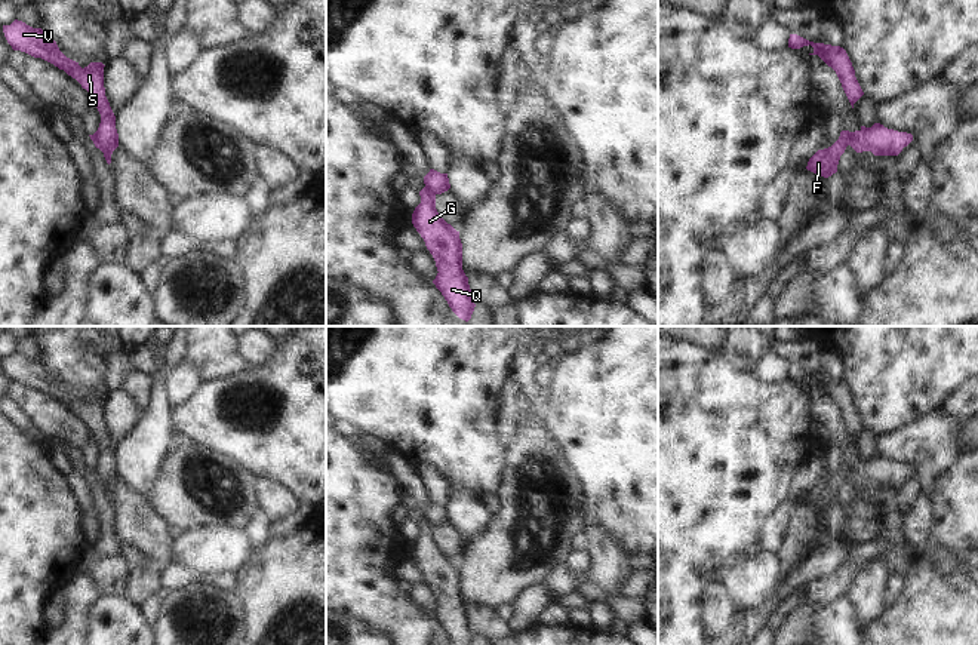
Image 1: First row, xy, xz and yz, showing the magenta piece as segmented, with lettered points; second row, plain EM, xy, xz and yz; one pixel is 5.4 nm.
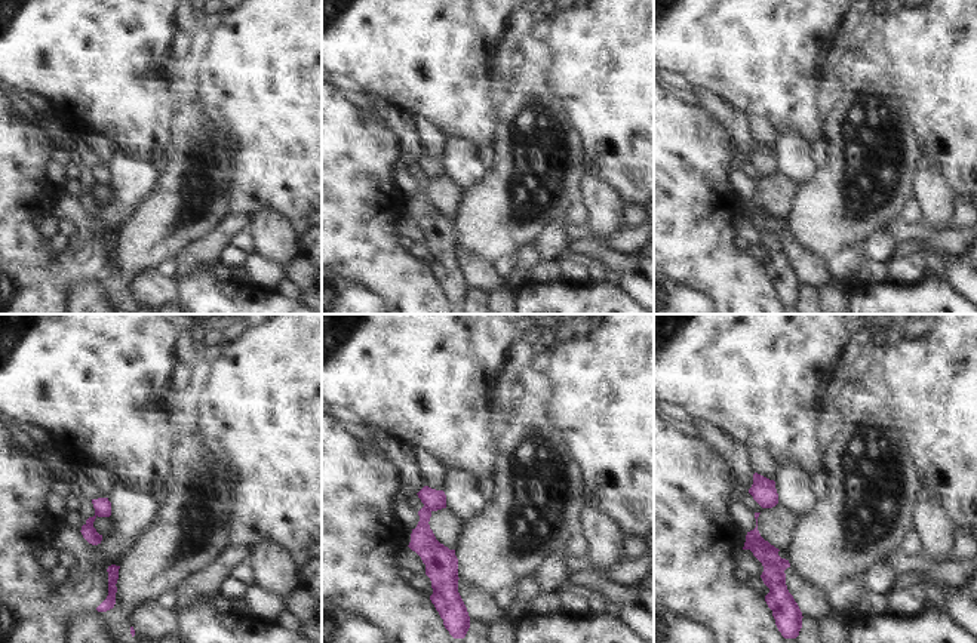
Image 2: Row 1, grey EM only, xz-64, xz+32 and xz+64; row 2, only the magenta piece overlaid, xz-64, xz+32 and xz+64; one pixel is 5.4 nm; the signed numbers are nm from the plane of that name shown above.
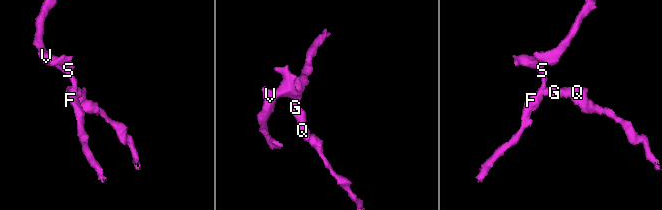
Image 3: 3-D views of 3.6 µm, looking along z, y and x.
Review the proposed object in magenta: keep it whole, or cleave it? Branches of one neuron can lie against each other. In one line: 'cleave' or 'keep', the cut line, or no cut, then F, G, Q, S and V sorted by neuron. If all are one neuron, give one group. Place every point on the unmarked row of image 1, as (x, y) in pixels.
cleave | yz (852, 464), (849, 476) | F S V / G Q

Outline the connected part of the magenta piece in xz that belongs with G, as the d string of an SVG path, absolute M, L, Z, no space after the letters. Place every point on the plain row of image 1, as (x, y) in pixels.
M424 519L419 523L421 535L412 546L412 556L425 574L437 599L433 612L453 645L473 645L468 609L462 602L462 575L459 563L448 556L436 541L436 526Z

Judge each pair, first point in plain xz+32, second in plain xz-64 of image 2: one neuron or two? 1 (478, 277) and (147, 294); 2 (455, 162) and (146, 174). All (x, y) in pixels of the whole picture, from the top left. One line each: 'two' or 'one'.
1: one
2: one

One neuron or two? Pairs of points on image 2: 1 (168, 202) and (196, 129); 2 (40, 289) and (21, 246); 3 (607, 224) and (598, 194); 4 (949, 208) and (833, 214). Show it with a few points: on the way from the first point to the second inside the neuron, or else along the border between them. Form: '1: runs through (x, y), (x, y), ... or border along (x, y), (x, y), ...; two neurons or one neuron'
1: runs through (181, 184), (184, 153), (190, 147); one neuron
2: border along (58, 254), (51, 264), (24, 264), (15, 260); two neurons
3: runs through (607, 217), (601, 202); one neuron
4: border along (918, 162), (911, 184), (911, 196); two neurons

